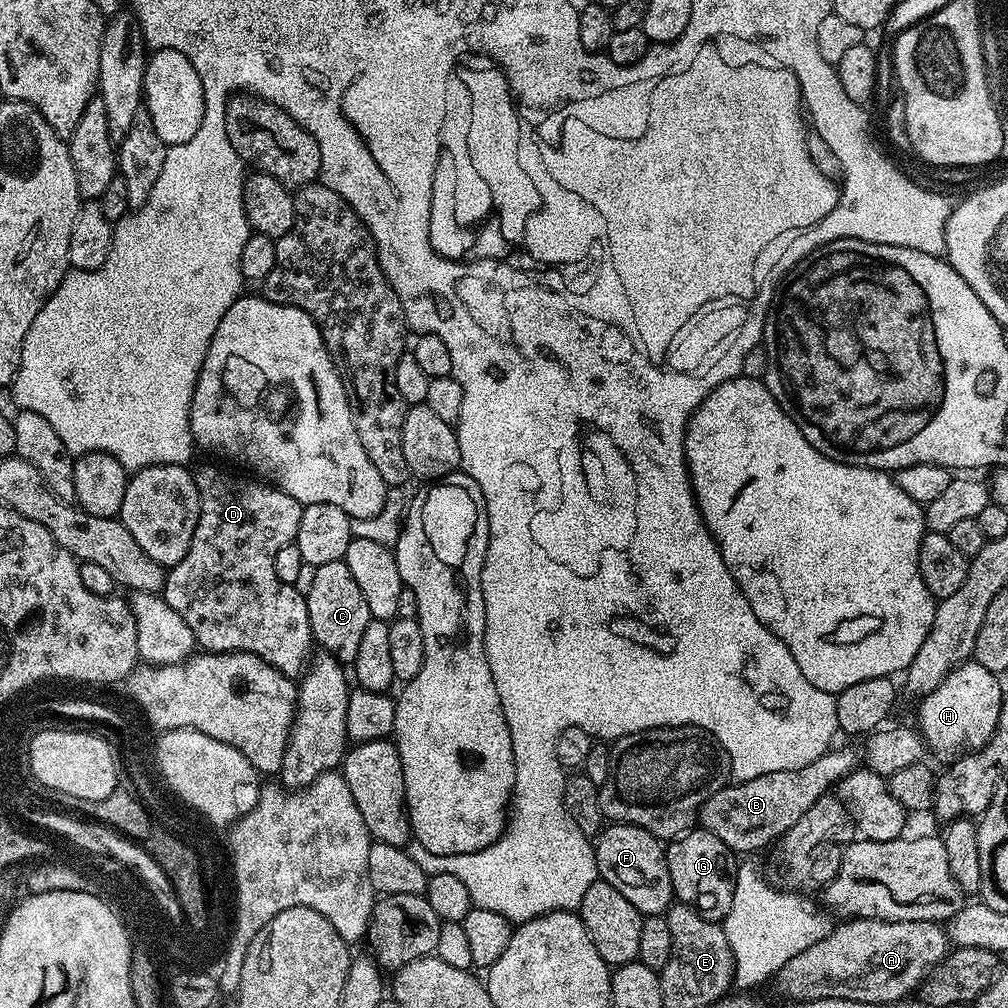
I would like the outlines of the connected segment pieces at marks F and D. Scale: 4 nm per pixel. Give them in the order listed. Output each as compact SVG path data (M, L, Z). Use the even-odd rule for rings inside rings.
M612 822L595 837L599 879L610 882L639 910L641 916L663 916L674 903L670 870L666 866L665 845L654 834L633 824Z
M212 464L195 469L194 475L200 495L198 526L194 530L190 550L186 550L186 558L167 569L162 593L164 601L170 610L178 610L182 622L190 626L201 649L209 652L249 652L270 662L280 675L299 677L307 669L314 652L308 601L297 585L287 584L278 578L274 571L274 558L282 546L295 541L305 505L267 482L248 474L235 476Z

